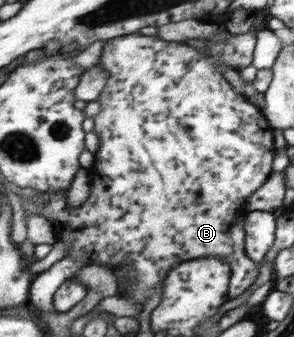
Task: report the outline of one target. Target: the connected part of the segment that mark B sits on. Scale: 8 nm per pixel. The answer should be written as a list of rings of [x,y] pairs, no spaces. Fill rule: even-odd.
[[[251,30],[245,34],[232,34],[228,41],[207,39],[205,40],[206,49],[199,49],[198,46],[189,46],[186,43],[166,41],[157,35],[140,35],[138,32],[106,41],[98,66],[106,70],[109,76],[102,93],[96,99],[101,105],[101,112],[93,117],[92,131],[98,136],[99,146],[95,153],[92,171],[89,173],[90,193],[80,207],[69,207],[67,191],[41,192],[35,200],[23,197],[21,199],[27,222],[32,214],[40,214],[48,218],[54,224],[59,240],[68,248],[68,257],[73,260],[85,262],[87,265],[101,264],[114,268],[115,271],[117,268],[128,267],[129,293],[121,294],[121,297],[135,303],[139,302],[142,306],[145,306],[149,297],[153,295],[153,291],[157,291],[159,284],[163,283],[163,279],[168,278],[168,274],[176,265],[208,256],[221,257],[230,262],[232,282],[231,288],[229,288],[229,301],[241,296],[257,280],[260,267],[245,252],[245,235],[248,232],[245,220],[247,212],[244,208],[246,208],[246,202],[250,200],[250,196],[253,196],[268,181],[273,172],[273,158],[275,158],[276,151],[275,140],[273,140],[275,132],[263,111],[257,105],[251,104],[244,95],[235,92],[233,85],[226,80],[225,69],[226,66],[230,66],[230,68],[241,70],[253,64],[257,44],[256,33],[257,31]]]

